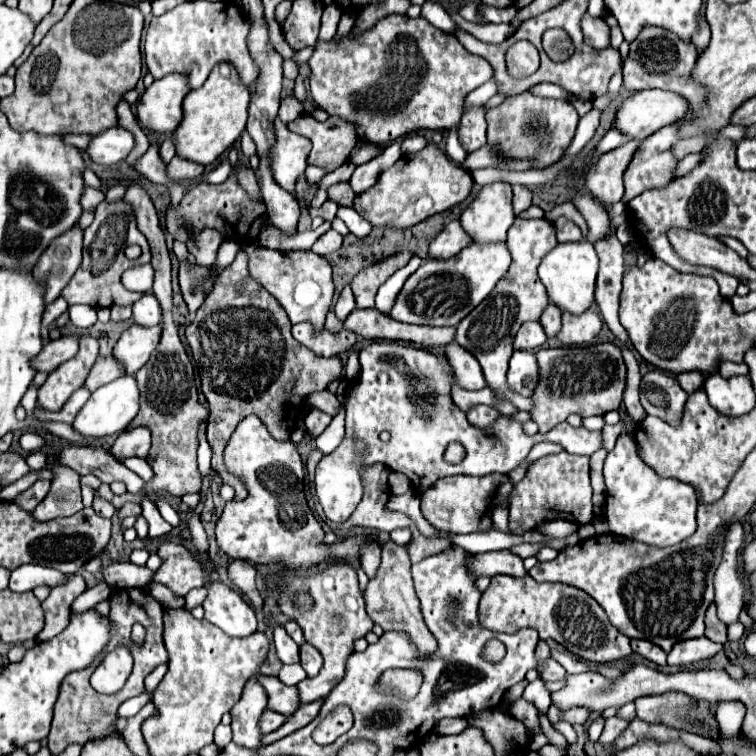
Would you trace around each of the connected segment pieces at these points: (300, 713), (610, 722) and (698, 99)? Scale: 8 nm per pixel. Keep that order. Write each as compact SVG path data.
M321 698L315 700L315 702L311 702L311 704L301 704L301 706L297 708L297 712L287 718L287 722L283 724L283 728L279 728L279 730L275 730L275 732L263 736L263 744L273 744L273 742L277 742L277 740L281 740L281 738L285 738L285 736L297 732L299 728L307 726L307 724L319 714L321 704L323 704Z
M621 716L607 718L607 720L605 720L605 730L603 730L603 734L601 734L599 742L601 742L601 744L615 742L615 740L617 740L617 736L619 736L627 726L629 726L629 722L631 722L631 720L625 720L625 718L621 718Z
M645 28L637 36L637 40L631 42L629 56L623 64L623 88L629 92L647 90L647 88L677 92L691 102L697 114L703 108L703 102L707 98L707 88L703 88L701 84L695 84L695 80L691 78L695 62L697 62L697 52L691 42L683 42L673 32L667 32L663 28Z

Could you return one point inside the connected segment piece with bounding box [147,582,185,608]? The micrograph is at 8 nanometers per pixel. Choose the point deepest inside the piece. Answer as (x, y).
(162, 593)

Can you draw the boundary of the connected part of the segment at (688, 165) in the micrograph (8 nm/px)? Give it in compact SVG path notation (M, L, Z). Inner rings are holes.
M689 154L689 156L685 156L685 158L681 160L681 164L677 166L677 172L675 172L675 174L685 176L685 174L689 174L699 162L703 162L703 160L699 160L699 154Z

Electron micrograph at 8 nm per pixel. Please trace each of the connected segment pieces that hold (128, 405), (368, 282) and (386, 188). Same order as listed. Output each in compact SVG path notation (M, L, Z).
M123 374L121 378L97 388L91 398L87 400L87 404L81 408L81 412L77 414L73 428L85 436L113 436L119 434L123 430L127 430L127 426L131 424L131 420L137 416L139 412L139 388L137 388L137 380L133 376Z
M401 250L389 258L383 258L379 262L375 262L373 266L363 268L351 282L353 294L355 294L355 302L357 308L373 308L375 306L375 294L377 288L399 268L403 268L409 260L413 258L411 250Z
M429 144L417 154L401 156L391 168L383 170L377 182L355 198L355 210L373 226L391 226L405 230L433 214L439 214L463 202L469 192L469 172L453 164L435 144Z

